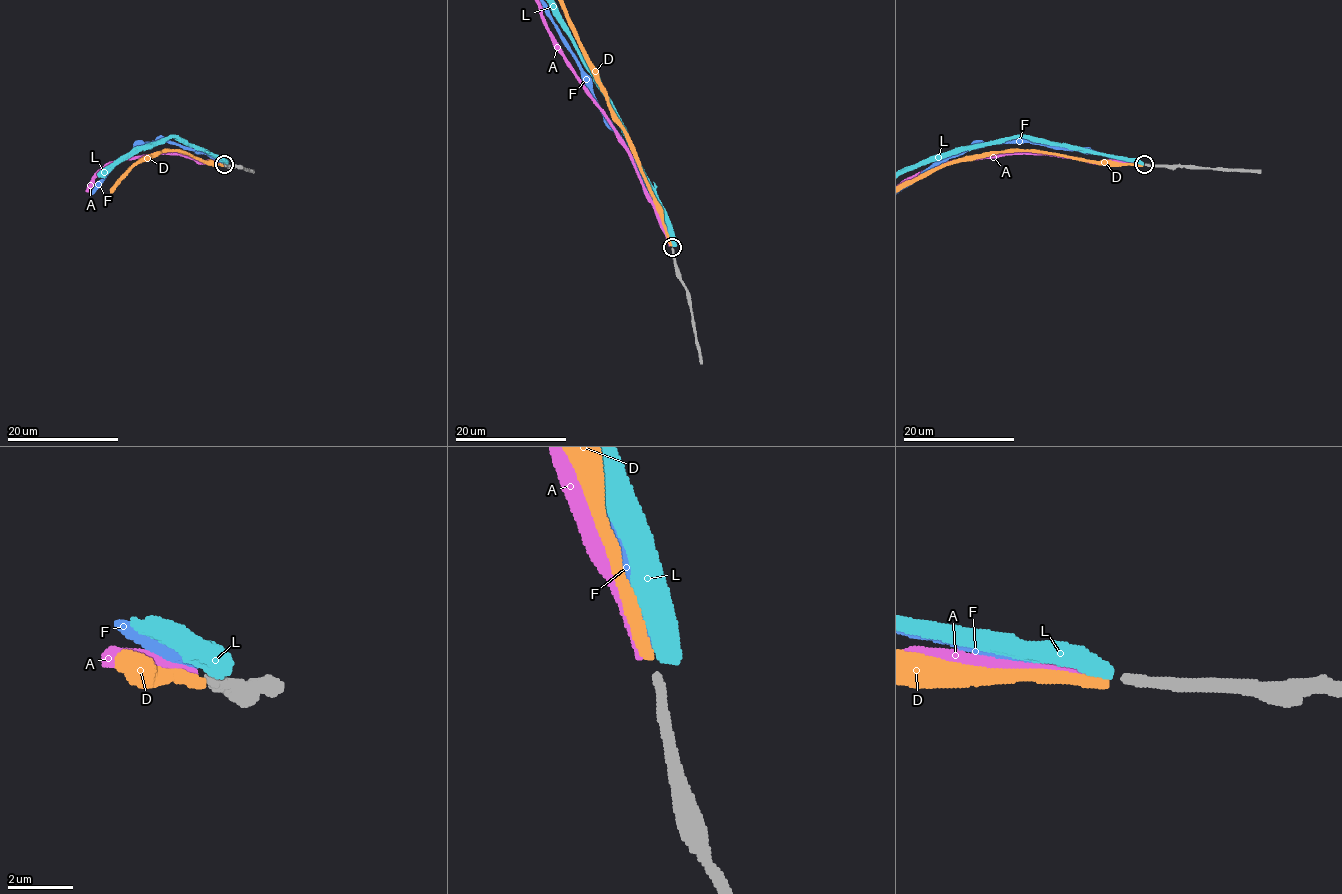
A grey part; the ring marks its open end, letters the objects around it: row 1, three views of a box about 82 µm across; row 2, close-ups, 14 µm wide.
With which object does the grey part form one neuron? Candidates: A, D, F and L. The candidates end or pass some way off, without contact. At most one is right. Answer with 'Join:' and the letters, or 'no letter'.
Join: no letter

